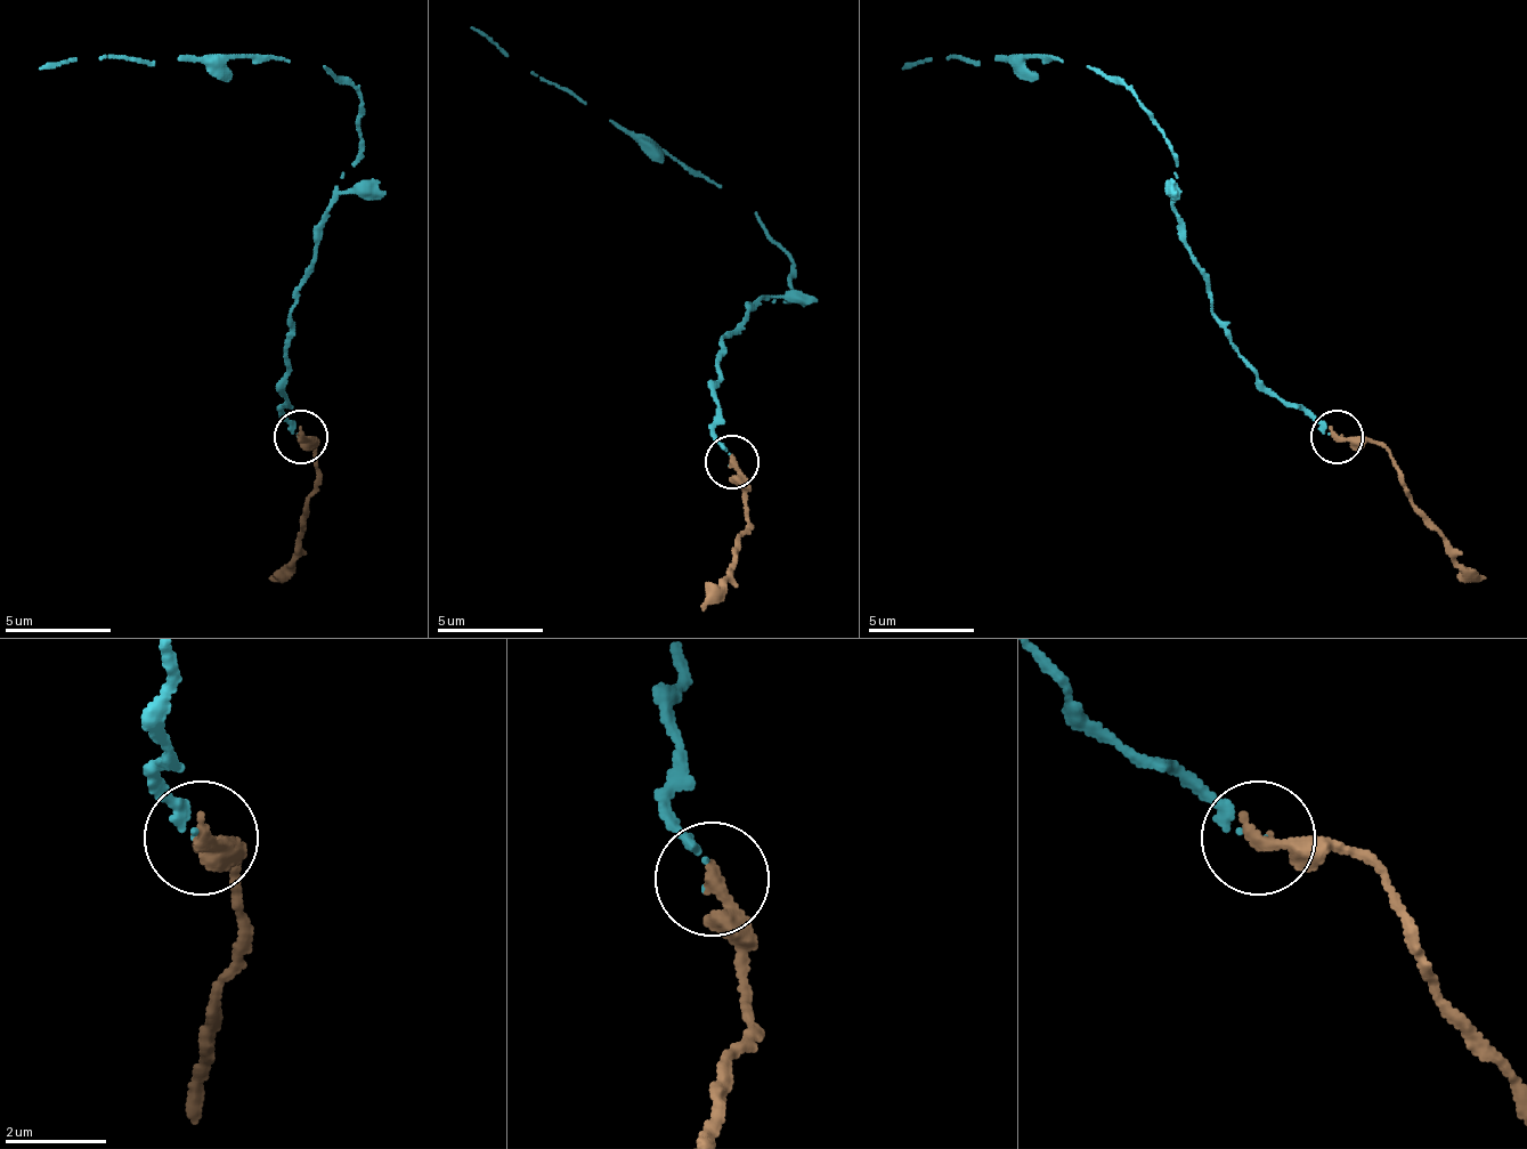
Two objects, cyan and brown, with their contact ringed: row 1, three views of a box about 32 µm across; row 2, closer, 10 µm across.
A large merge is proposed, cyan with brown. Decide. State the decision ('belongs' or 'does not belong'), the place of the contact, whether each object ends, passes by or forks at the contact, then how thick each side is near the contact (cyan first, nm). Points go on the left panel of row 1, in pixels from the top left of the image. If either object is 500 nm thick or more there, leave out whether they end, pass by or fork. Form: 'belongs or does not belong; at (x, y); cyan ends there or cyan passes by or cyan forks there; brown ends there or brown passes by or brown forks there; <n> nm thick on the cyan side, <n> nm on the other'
belongs; at (300, 436); cyan ends there; brown ends there; 80 nm thick on the cyan side, 300 nm on the other

